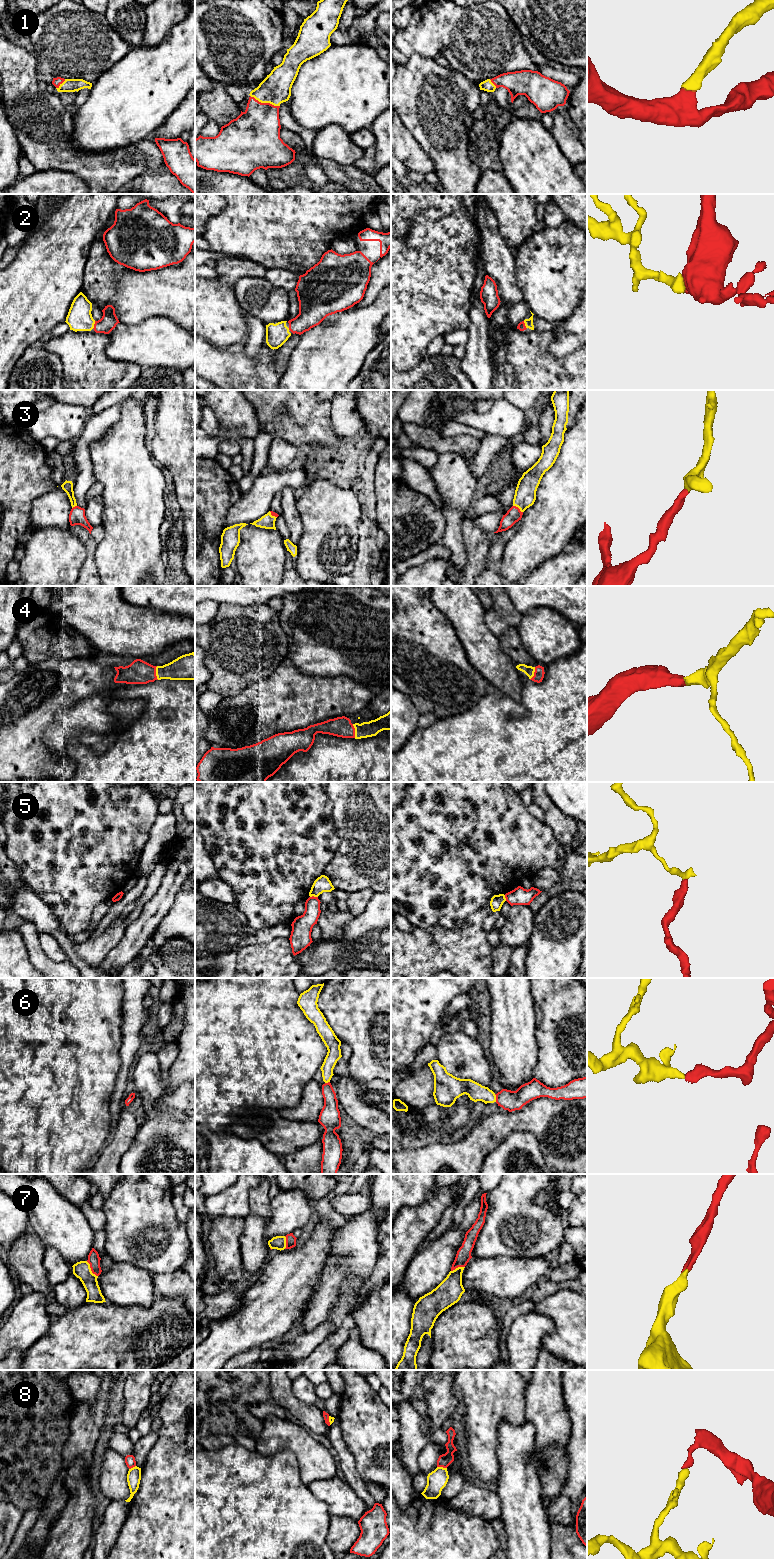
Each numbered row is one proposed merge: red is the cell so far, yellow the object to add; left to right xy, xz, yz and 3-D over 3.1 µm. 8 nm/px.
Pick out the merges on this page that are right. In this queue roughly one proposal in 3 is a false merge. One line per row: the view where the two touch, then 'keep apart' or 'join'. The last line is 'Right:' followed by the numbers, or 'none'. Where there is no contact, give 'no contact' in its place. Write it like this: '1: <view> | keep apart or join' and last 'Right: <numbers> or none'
1: xz | join
2: xy | join
3: yz | join
4: xy | join
5: xz | keep apart
6: yz | join
7: xy | join
8: yz | keep apart
Right: 1, 2, 3, 4, 6, 7

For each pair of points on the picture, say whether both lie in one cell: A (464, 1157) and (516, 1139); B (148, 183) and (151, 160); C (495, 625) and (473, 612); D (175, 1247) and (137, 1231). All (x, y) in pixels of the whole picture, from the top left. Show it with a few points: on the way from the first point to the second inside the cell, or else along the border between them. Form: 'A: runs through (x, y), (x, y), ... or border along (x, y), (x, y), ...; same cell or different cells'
A: border along (515, 1132), (512, 1132), (499, 1143), (482, 1163); different cells
B: border along (165, 164), (158, 169), (145, 170), (129, 181); different cells
C: border along (487, 613), (485, 623), (497, 638); different cells
D: runs through (166, 1247), (146, 1233); same cell

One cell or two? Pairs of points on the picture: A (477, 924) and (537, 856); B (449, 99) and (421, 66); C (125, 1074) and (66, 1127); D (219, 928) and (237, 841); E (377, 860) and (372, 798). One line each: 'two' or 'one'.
A: two
B: one
C: two
D: two
E: one

